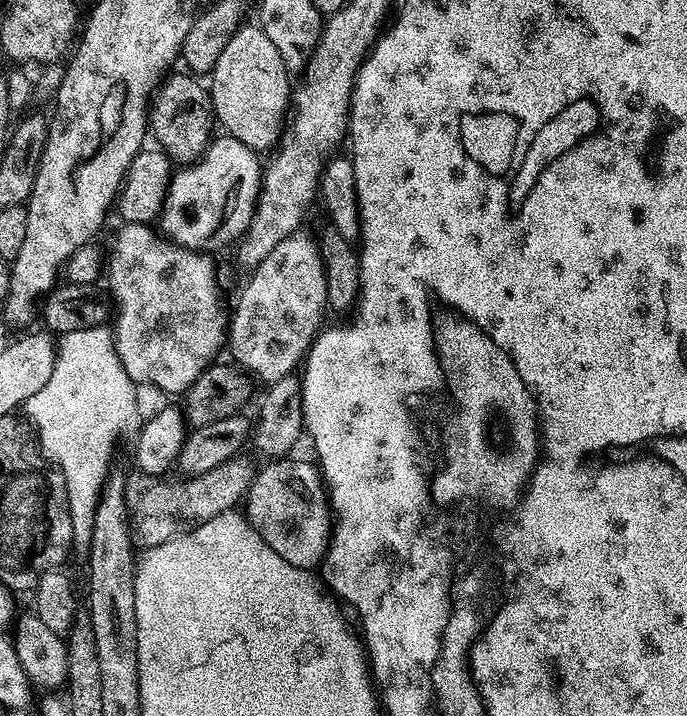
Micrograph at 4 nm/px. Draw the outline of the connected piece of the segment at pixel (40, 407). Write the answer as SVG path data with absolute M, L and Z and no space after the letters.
M101 326L79 328L60 336L50 380L26 401L26 420L34 429L40 451L64 475L72 535L77 545L87 546L90 542L94 510L110 471L112 443L136 416L136 392L137 385L126 374L111 331Z

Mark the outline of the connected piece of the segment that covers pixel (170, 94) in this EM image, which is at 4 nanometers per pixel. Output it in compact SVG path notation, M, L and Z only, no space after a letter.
M175 72L165 75L150 101L150 132L151 135L156 135L155 143L163 149L170 161L187 166L194 163L208 147L213 135L214 113L209 107L209 89L205 85L203 88L196 81L199 79L195 75L183 76L182 73Z

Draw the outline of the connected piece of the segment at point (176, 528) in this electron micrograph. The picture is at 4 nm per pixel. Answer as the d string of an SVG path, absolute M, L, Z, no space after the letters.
M237 454L201 476L177 478L178 480L164 478L159 482L149 483L152 485L141 494L137 504L135 501L130 512L130 531L135 543L139 547L141 544L141 549L144 550L157 548L170 542L175 536L191 532L218 514L233 511L243 501L254 475L251 462L242 457L243 455Z

